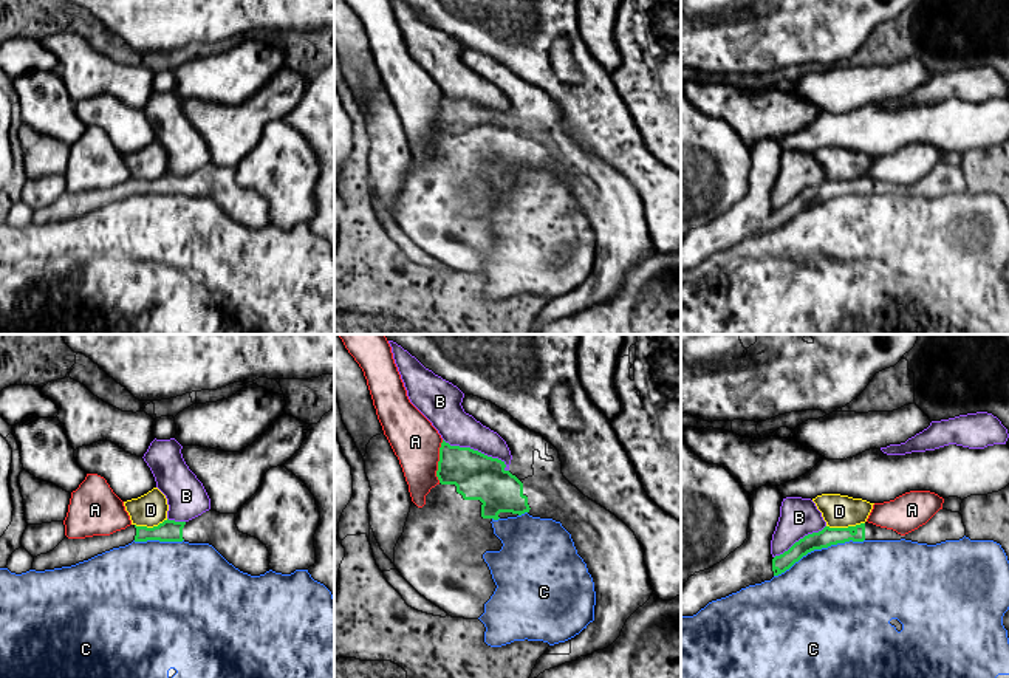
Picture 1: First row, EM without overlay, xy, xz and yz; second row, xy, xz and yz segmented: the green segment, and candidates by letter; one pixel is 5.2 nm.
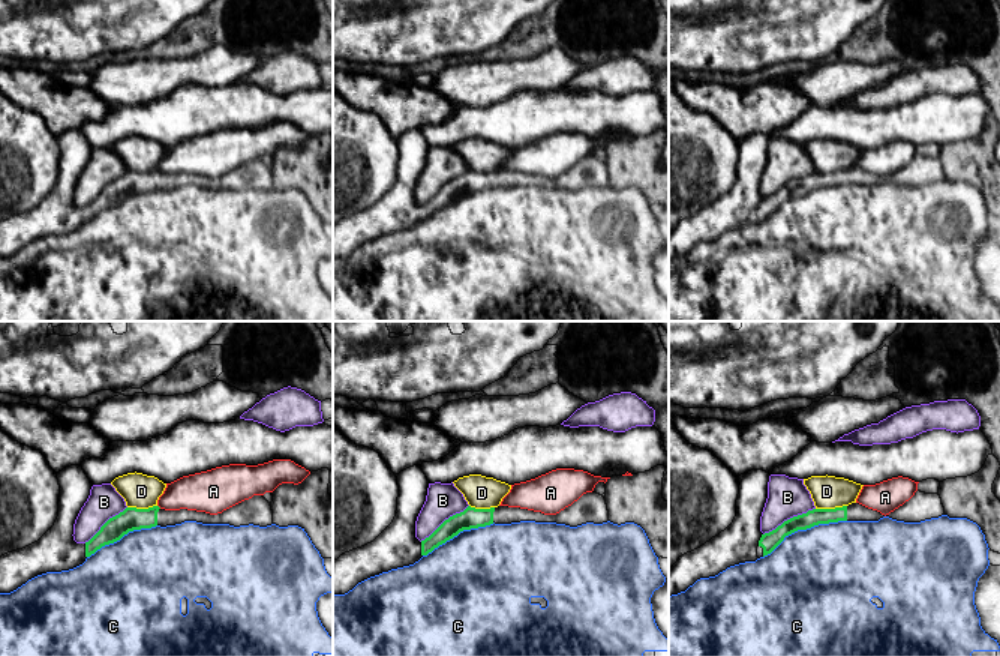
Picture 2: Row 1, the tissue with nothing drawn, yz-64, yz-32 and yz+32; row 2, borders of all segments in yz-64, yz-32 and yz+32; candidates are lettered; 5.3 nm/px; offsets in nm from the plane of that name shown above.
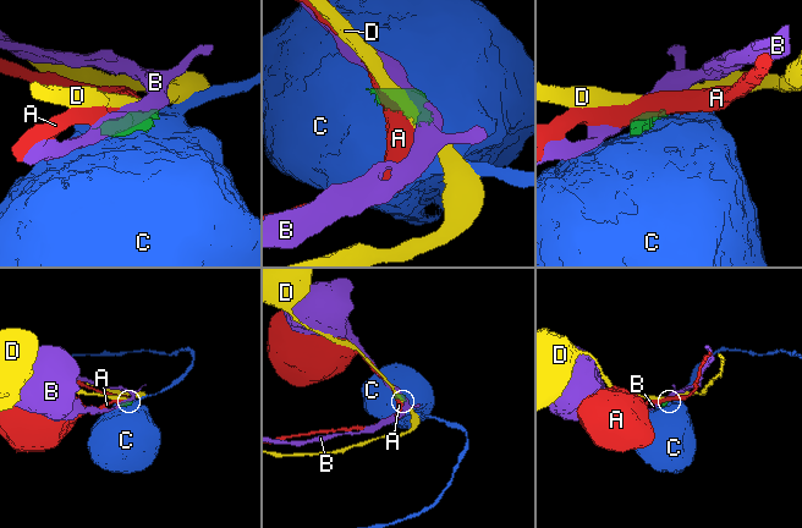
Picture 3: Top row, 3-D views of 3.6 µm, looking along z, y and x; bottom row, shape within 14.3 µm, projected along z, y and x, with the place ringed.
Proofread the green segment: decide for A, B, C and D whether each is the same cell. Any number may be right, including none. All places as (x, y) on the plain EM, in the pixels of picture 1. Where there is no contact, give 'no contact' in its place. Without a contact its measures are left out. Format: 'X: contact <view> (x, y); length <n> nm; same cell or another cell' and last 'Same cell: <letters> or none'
A: contact xz (438, 115); length 220 nm; another cell
B: contact xz (477, 104); length 380 nm; another cell
C: contact yz (819, 202); length 500 nm; another cell
D: contact yz (845, 181); length 200 nm; another cell
Same cell: none

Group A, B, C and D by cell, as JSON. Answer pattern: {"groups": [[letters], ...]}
{"groups": [["A"], ["B"], ["C"], ["D"]]}

